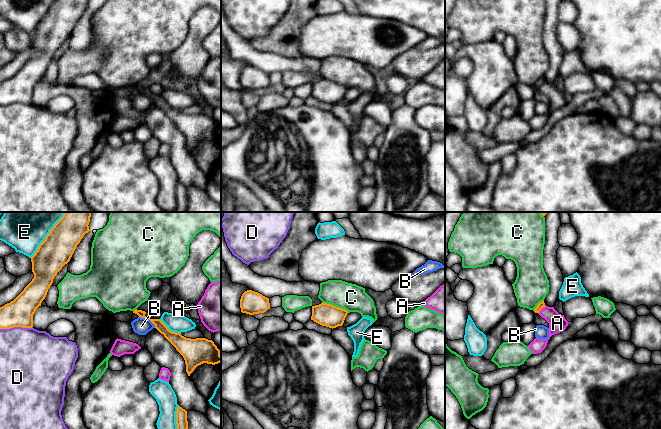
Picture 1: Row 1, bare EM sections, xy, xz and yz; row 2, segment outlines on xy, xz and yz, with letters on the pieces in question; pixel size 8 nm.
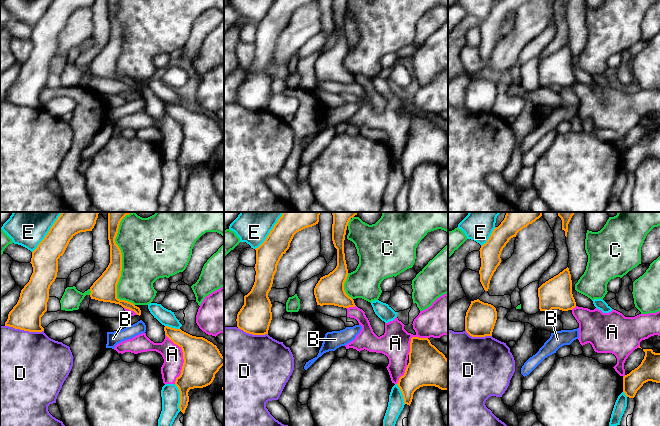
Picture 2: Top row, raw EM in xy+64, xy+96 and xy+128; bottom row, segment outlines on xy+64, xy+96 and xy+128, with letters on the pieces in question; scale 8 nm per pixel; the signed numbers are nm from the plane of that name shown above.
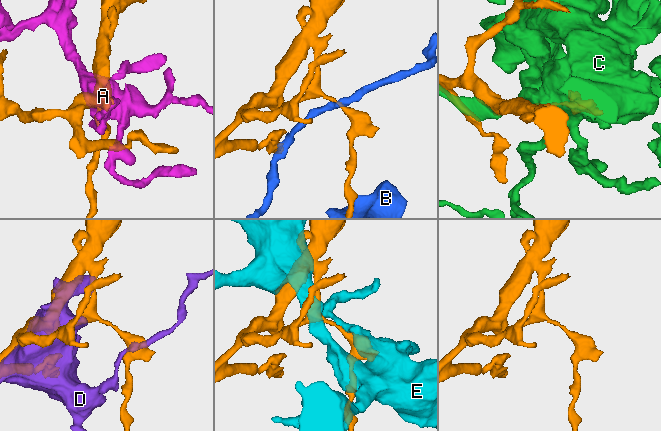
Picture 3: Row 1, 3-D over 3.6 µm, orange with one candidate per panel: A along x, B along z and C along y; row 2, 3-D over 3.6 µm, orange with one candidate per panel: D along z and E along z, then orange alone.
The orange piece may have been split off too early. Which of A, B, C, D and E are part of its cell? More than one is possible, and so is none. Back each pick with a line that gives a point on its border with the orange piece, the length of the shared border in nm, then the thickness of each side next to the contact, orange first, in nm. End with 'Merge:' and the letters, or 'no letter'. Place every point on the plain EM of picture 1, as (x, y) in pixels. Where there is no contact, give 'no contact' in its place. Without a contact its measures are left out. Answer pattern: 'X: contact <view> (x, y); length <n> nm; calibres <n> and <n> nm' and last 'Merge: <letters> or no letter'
Merge: no letter

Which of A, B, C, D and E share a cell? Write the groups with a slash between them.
A / B / C / D / E

